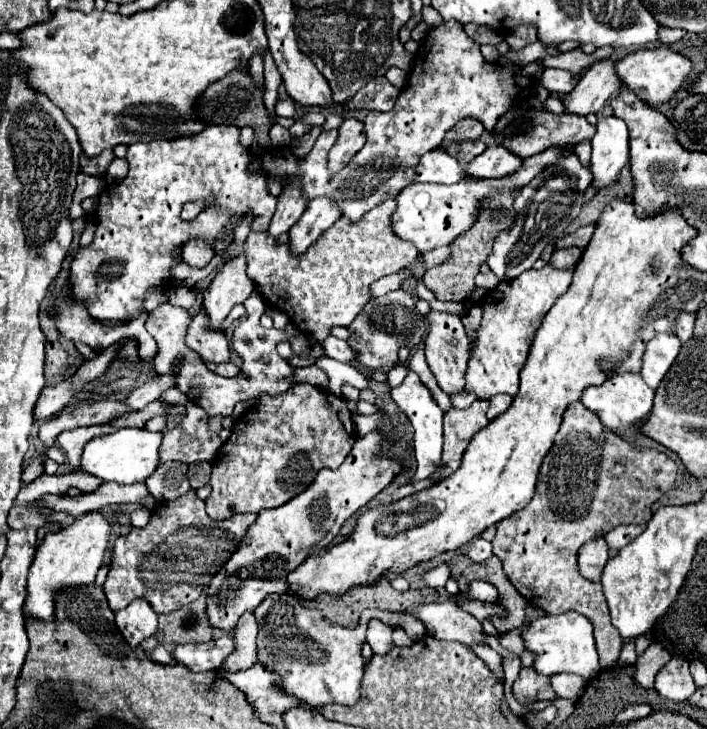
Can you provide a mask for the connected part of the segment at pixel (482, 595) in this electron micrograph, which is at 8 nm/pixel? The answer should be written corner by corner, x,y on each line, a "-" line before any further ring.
474,581
474,585
470,585
470,591
466,595
464,593
460,595
470,599
480,599
484,603
496,603
496,589
486,581

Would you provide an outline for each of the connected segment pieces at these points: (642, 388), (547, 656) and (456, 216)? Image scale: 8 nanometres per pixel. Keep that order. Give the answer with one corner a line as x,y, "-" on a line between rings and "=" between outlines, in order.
622,373
622,375
614,375
608,381
604,381
598,387
588,387
580,401
584,403
586,409
590,409
592,413
598,415
602,427
608,433
622,433
634,425
640,425
646,421
646,417
652,411
652,401
654,401
654,389
650,389
640,375
636,373
=
566,611
560,615
544,615
530,623
530,629
522,633
526,641
526,649
536,653
534,669
542,675
556,675
556,673
574,673
584,679
594,679
600,673
598,653
594,645
594,627
588,617
576,611
=
560,145
550,147
542,153
536,153
532,157
524,159
522,169
518,171
518,177
506,177
502,181
498,179
466,179
454,185
438,185
438,183
412,183
406,189
402,189
396,195
396,211
392,215
392,231
404,239
410,241
420,253
426,253
430,249
438,249
444,245
450,245
460,233
470,229
470,225
476,221
476,215
480,211
480,201
486,197
490,189
508,189
514,191
514,185
528,185
536,175
540,175
548,165
558,163
562,157
568,157
574,153
572,145

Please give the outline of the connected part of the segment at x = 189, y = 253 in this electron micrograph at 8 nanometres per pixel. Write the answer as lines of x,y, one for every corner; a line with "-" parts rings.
190,241
190,245
186,245
182,257
190,267
202,269
214,257
214,249
210,249
210,245
202,245
202,241

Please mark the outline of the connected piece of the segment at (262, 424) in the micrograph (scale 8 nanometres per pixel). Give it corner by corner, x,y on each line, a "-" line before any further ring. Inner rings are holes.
296,383
280,395
262,395
256,407
234,421
232,435
216,453
206,513
212,519
228,519
234,513
280,507
302,493
320,469
338,469
356,441
346,403
344,397
308,383

